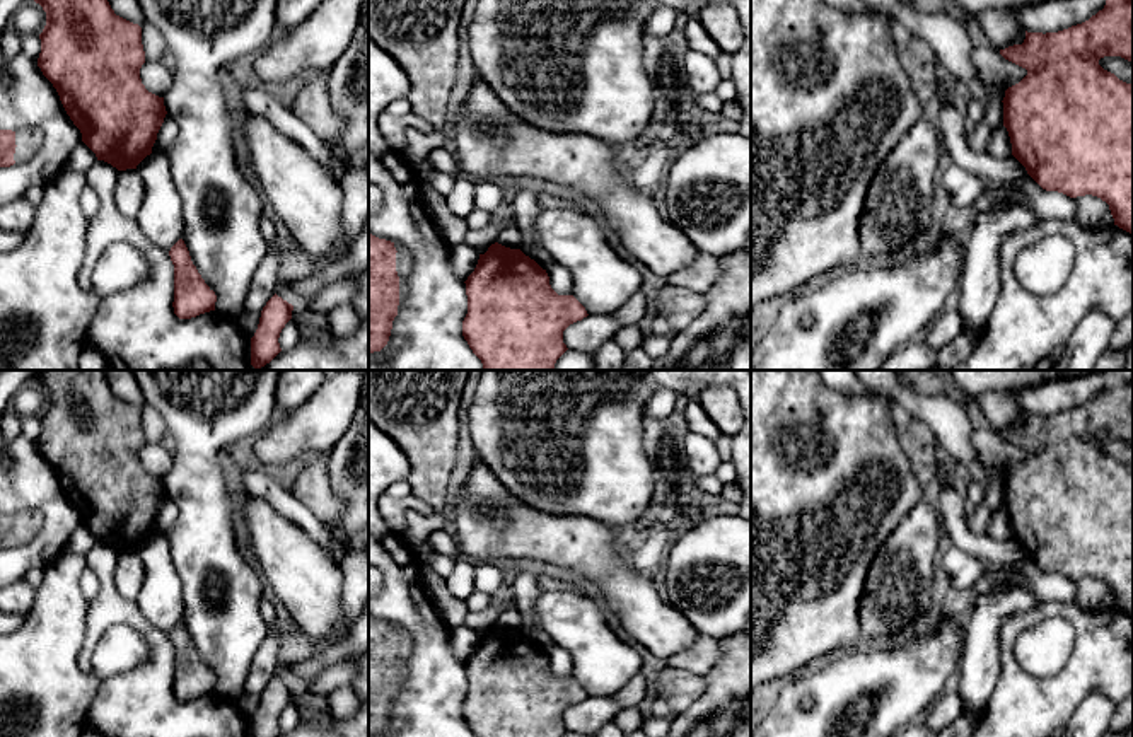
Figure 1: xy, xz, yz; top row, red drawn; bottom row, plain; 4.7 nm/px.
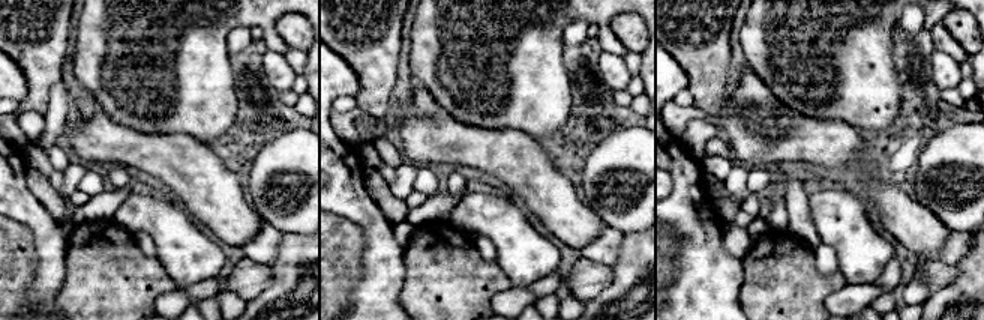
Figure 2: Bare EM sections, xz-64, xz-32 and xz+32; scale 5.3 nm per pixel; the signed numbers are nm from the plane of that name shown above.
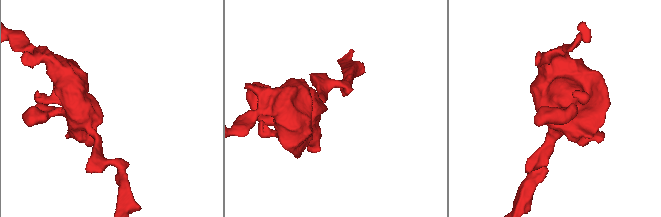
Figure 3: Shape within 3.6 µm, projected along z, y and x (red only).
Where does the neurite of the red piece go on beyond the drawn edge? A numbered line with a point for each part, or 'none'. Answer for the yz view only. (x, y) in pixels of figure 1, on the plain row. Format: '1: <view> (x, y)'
none

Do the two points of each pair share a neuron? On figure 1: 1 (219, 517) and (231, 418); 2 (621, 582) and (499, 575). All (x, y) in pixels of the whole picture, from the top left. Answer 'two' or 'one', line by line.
1: one
2: two

